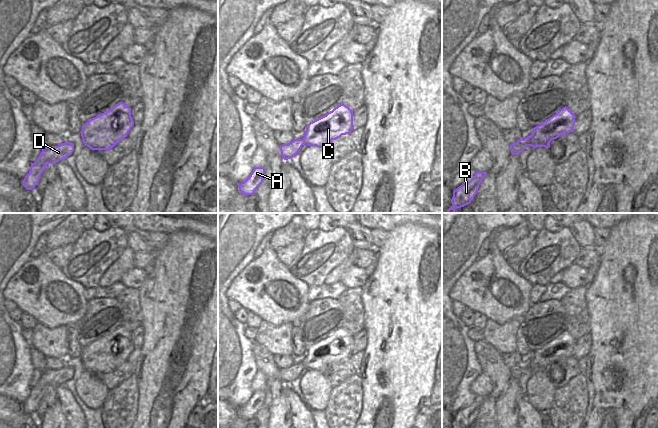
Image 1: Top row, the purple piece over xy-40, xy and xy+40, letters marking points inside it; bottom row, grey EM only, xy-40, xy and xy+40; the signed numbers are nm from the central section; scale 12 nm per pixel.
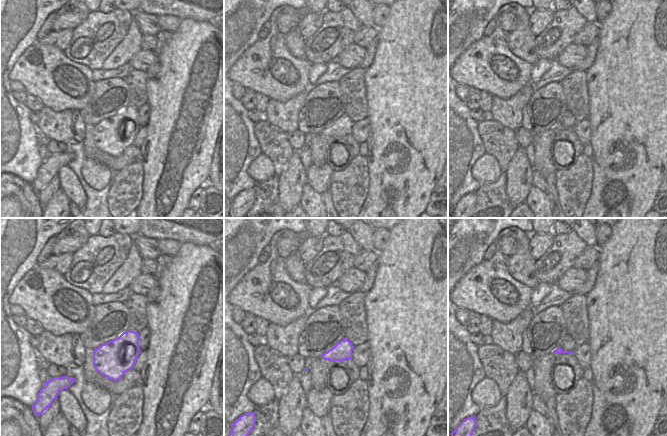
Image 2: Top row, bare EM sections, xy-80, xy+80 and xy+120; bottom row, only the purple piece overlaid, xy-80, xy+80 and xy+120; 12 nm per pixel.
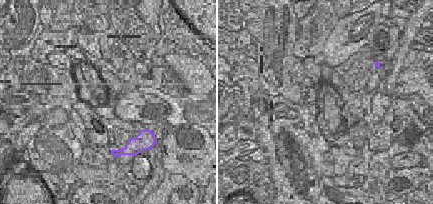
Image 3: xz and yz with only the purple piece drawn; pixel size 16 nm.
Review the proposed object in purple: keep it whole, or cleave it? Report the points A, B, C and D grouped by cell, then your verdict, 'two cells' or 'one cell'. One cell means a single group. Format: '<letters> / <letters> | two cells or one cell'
A B C D | one cell

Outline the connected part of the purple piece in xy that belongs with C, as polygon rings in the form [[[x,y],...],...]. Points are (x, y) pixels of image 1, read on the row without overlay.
[[[340,328],[326,339],[310,346],[302,363],[294,363],[289,368],[280,370],[281,380],[288,384],[295,380],[302,370],[322,372],[332,364],[342,359],[350,358],[353,354],[353,335],[345,328]]]

